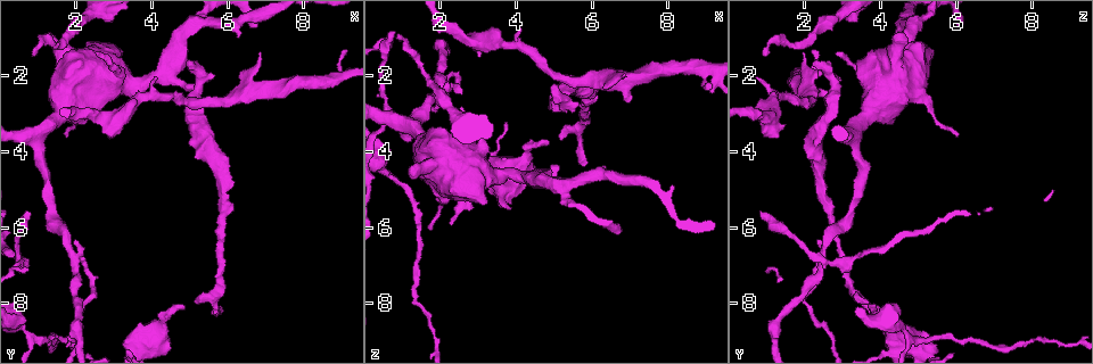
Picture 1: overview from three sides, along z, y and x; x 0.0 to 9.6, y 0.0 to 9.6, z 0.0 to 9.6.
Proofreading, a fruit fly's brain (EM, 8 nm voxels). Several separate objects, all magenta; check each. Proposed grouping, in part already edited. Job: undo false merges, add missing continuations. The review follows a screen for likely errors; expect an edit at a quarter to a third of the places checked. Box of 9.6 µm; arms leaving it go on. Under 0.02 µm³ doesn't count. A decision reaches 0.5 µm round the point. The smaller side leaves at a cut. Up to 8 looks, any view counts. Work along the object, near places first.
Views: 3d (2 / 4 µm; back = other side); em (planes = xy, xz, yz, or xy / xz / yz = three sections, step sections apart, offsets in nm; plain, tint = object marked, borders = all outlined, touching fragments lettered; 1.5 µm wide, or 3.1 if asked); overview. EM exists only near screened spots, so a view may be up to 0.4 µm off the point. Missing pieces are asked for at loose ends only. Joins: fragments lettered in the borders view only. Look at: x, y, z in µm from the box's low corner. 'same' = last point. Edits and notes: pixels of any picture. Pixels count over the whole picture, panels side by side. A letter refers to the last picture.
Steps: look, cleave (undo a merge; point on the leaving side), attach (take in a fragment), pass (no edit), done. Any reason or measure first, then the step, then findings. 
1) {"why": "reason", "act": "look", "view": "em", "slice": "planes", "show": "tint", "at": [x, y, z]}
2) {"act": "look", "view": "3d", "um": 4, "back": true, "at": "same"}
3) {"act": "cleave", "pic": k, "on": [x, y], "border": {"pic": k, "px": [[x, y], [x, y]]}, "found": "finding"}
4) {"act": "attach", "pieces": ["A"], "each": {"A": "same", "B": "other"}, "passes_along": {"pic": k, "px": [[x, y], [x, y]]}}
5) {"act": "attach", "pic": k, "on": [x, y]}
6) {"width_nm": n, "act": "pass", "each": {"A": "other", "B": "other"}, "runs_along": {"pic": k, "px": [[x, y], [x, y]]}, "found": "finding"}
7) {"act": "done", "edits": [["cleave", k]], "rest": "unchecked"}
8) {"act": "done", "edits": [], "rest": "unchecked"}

{"why": "a narrow waist", "act": "look", "view": "3d", "um": 4, "at": [1.95, 6.75, 2.45]}

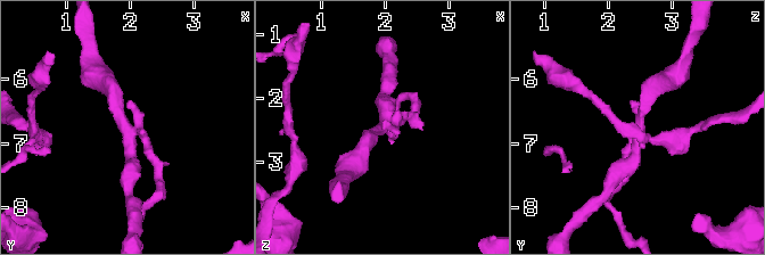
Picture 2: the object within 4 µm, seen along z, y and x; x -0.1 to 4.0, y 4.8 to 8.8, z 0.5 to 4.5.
{"why": "now the EM", "act": "look", "view": "em", "slice": "planes", "show": "plain", "at": [1.95, 6.80, 2.45]}

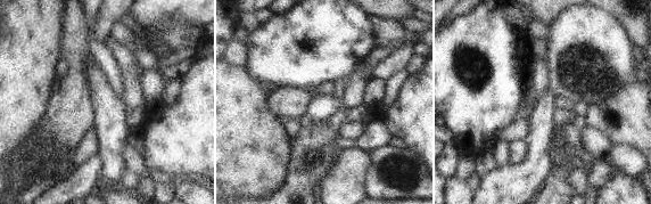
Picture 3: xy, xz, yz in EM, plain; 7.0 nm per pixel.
{"act": "look", "view": "em", "slice": "planes", "show": "borders", "at": "same"}

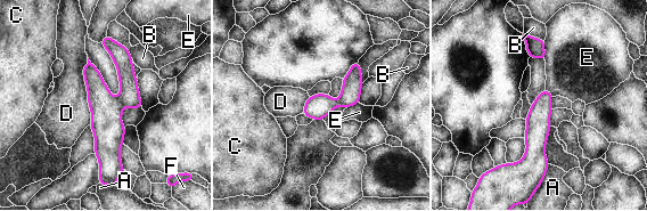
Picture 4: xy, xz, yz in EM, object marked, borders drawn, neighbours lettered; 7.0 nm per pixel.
{"width_nm": 170, "longest_contact_nm": ["D", 480], "act": "cleave", "pic": 4, "on": [129, 94], "each": {"A": "other", "B": "other", "C": "other", "D": "other", "E": "other", "F": "other"}, "found": "two neurons meet here"}

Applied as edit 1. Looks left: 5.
{"why": "redraw", "act": "look", "view": "overview"}

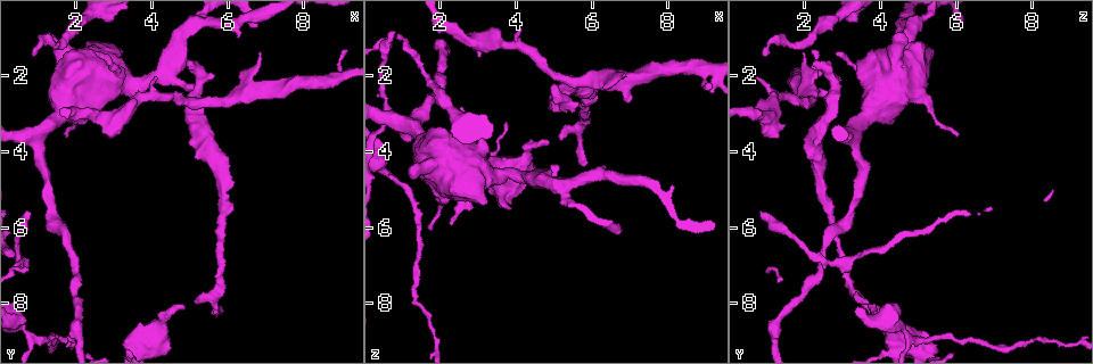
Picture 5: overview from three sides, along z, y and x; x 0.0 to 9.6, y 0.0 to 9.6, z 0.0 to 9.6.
{"why": "thin end", "act": "look", "view": "3d", "um": 4, "at": [0.90, 1.45, 0.90]}

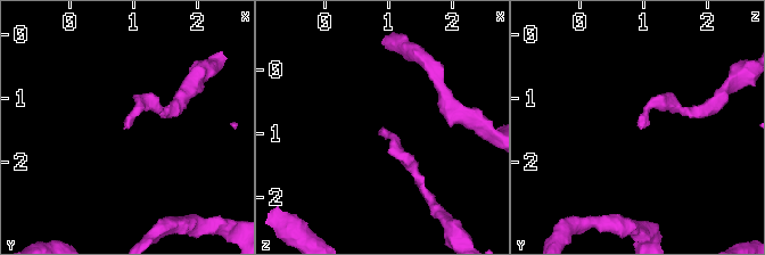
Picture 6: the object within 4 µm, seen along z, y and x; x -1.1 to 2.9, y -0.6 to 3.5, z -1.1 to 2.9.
{"act": "look", "view": "em", "slice": "planes", "show": "tint", "at": [0.95, 1.45, 0.90]}

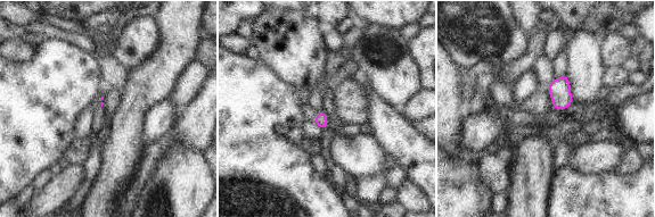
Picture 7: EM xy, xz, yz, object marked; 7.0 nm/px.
{"act": "look", "view": "em", "slice": "planes", "show": "borders", "at": "same"}

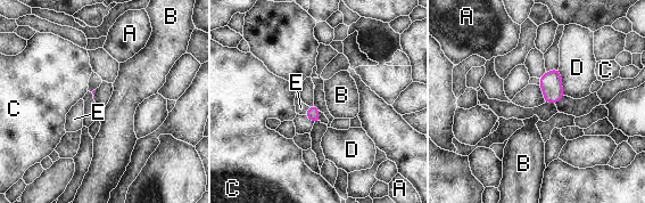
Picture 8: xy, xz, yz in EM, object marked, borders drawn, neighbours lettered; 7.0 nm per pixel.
{"act": "attach", "pieces": ["E"], "each": {"A": "other", "B": "other", "C": "other", "D": "other", "E": "same"}, "passes_along": {"pic": 8, "px": [[313, 112], [306, 111], [300, 107]]}, "found": "it goes on there"}

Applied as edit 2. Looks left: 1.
{"why": "long arm stops here", "act": "look", "view": "em", "slice": "planes", "show": "borders", "at": [4.95, 1.60, 2.25]}

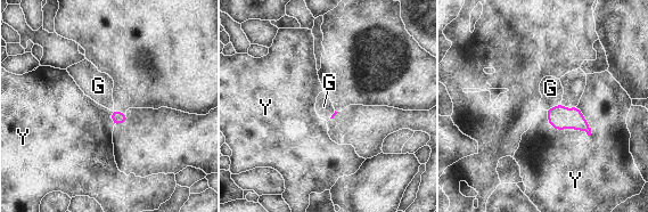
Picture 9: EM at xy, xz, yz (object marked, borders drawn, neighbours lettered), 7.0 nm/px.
{"act": "attach", "pieces": ["G"], "each": {"G": "same", "Y": "other"}, "found": "the neuron continues"}

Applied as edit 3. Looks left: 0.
{"act": "done", "edits": [["cleave", 4], ["attach", 8], ["attach", 9]], "rest": "unchecked"}

